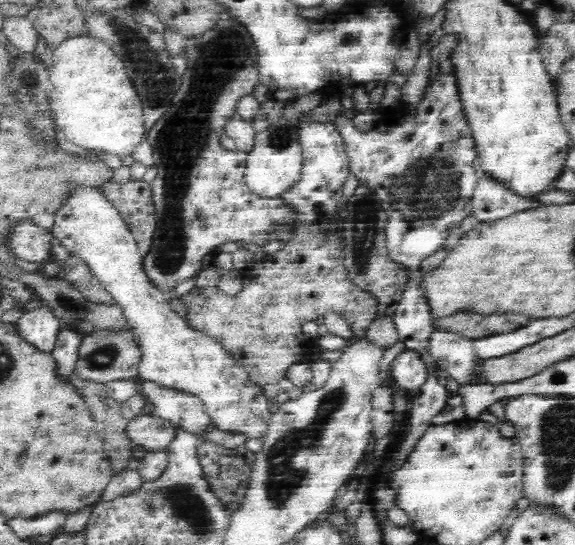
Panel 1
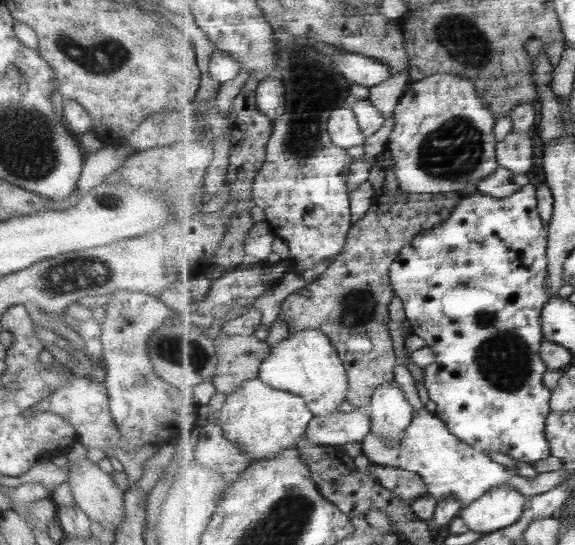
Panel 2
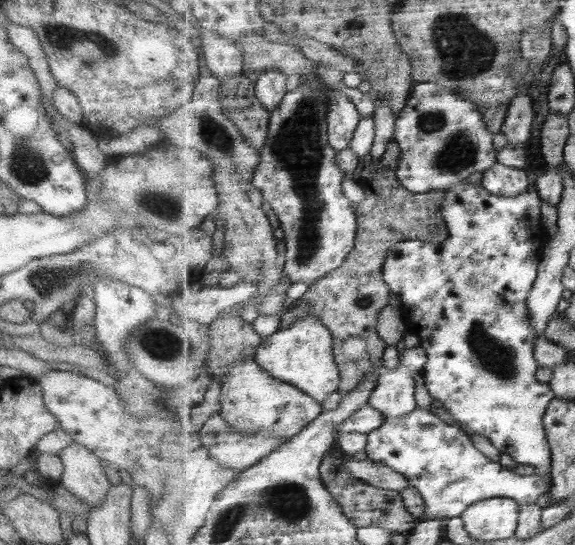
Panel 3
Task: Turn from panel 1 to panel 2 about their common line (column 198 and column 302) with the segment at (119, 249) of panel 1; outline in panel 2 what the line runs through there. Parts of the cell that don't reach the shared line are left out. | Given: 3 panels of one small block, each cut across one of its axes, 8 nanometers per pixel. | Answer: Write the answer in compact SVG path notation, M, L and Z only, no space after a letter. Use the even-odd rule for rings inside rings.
M305 330L283 340L271 351L263 361L260 379L273 388L299 394L315 417L338 412L341 404L347 401L350 387L348 370L329 336L319 330Z

